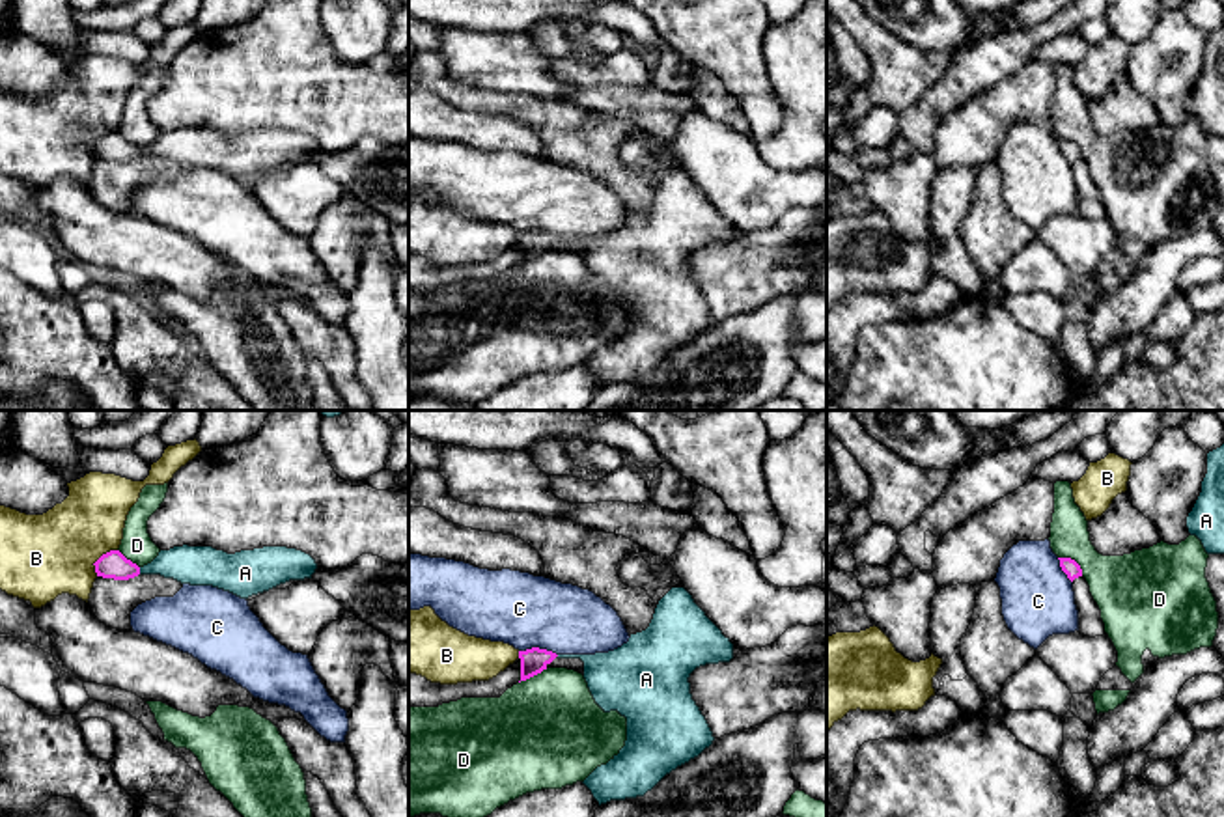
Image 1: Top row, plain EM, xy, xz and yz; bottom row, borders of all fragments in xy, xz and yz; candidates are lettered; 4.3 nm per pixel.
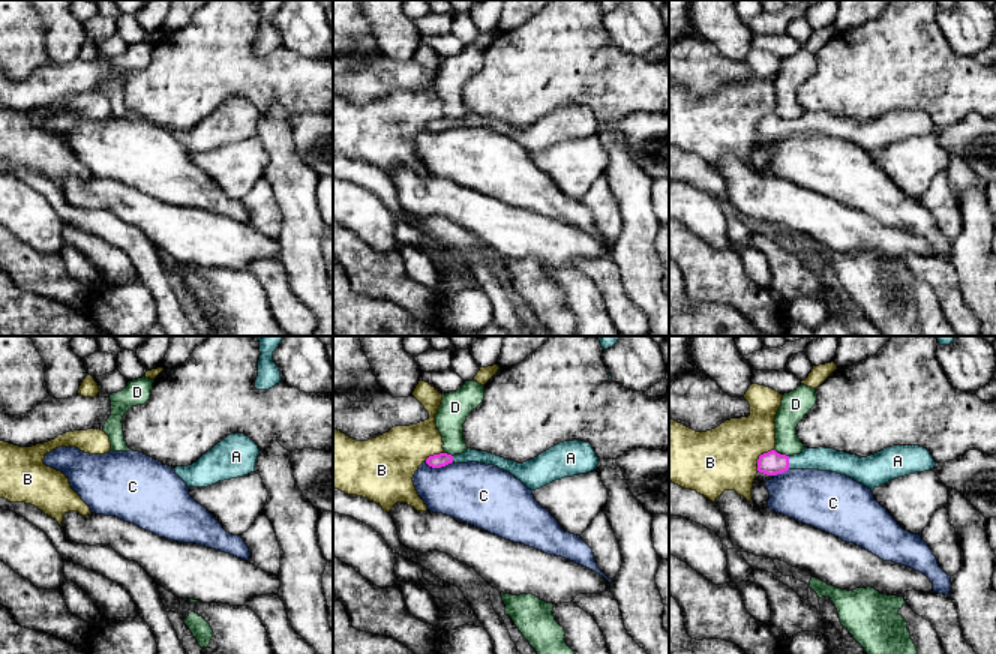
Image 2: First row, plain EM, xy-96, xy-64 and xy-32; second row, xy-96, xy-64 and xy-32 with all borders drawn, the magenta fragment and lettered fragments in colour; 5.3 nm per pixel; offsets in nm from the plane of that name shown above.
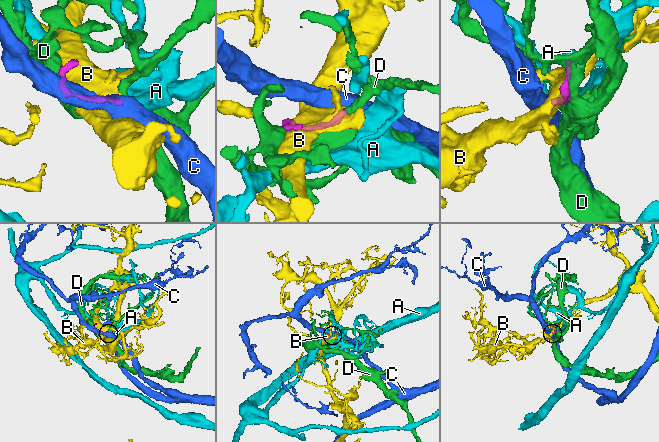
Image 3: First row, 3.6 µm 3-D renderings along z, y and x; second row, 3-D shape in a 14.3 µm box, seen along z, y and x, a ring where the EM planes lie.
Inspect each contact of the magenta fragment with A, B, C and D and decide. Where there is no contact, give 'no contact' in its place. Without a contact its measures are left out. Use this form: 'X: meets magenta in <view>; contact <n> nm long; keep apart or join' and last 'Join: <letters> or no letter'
A: meets magenta in xy; contact 30 nm long; join
B: meets magenta in xy; contact 150 nm long; keep apart
C: meets magenta in xz; contact 170 nm long; keep apart
D: meets magenta in yz; contact 140 nm long; keep apart
Join: A

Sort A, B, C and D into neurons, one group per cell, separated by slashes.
A / B / C / D

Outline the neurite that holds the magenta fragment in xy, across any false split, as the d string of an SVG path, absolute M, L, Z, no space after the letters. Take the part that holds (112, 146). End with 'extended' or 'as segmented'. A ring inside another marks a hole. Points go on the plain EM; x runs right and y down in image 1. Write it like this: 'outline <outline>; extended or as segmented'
outline M174 129L138 149L119 132L103 136L95 145L97 159L129 162L138 157L160 157L190 168L213 168L241 181L269 173L289 162L312 160L315 142L297 131L263 129L228 136L213 129Z; extended

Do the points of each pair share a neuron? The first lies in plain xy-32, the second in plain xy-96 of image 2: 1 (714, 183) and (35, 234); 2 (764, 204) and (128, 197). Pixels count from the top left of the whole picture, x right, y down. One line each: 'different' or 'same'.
1: different
2: same

